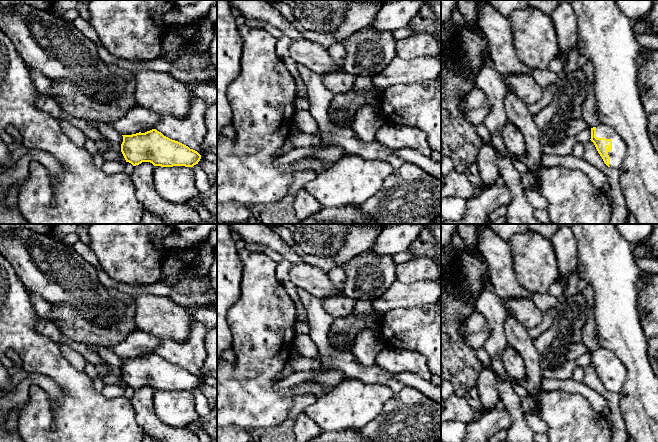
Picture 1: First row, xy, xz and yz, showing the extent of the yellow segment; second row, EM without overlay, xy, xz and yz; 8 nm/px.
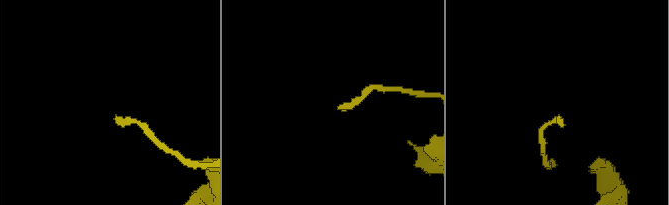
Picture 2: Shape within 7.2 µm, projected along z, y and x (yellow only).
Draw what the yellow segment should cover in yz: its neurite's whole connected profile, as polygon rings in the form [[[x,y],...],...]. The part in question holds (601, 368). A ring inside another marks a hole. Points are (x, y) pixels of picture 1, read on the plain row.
[[[600,347],[591,352],[590,363],[604,387],[611,392],[619,393],[626,381],[626,367],[611,351]]]

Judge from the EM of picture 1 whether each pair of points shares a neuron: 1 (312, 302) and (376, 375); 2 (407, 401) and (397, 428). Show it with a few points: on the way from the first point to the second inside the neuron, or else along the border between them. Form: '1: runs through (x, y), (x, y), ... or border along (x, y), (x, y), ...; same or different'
1: runs through (319, 326), (322, 344), (352, 368); same
2: runs through (407, 408), (407, 416), (403, 421); same

